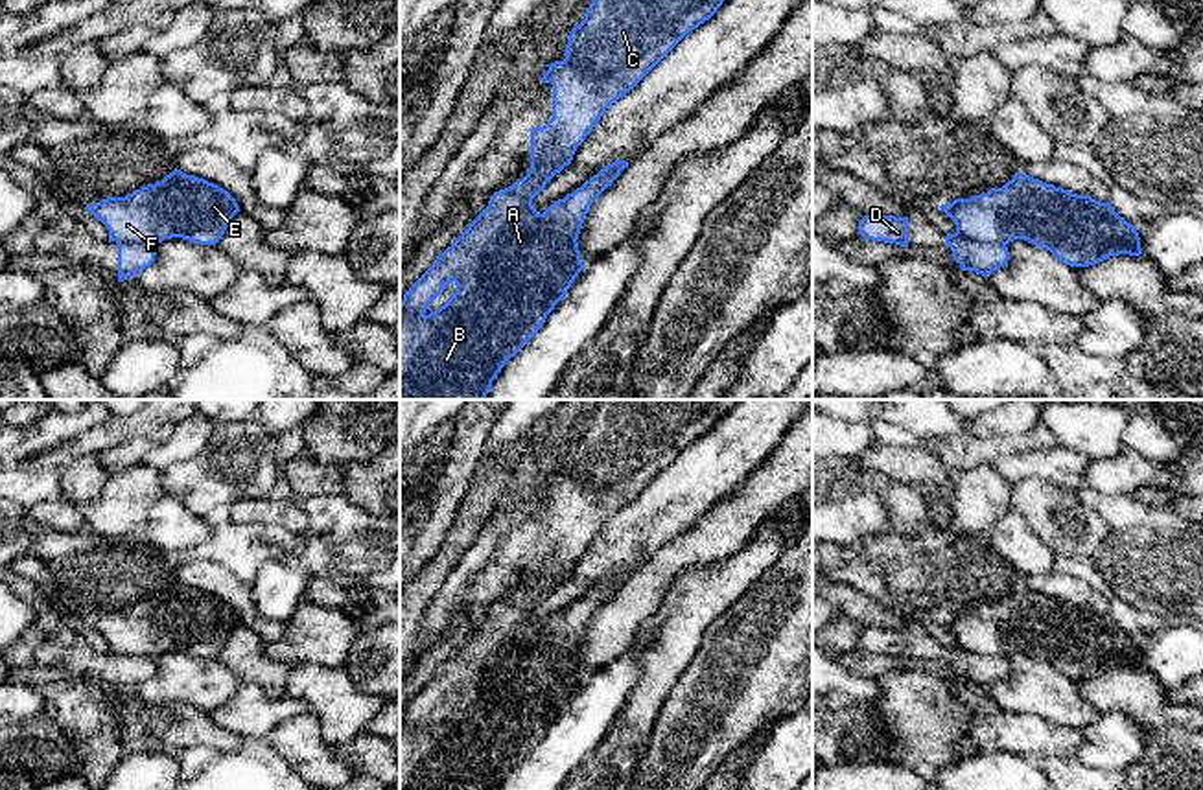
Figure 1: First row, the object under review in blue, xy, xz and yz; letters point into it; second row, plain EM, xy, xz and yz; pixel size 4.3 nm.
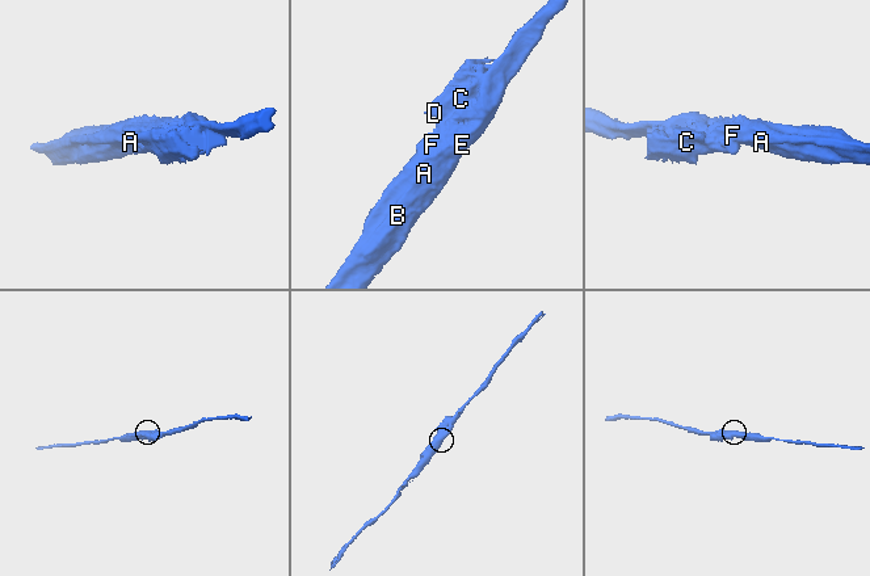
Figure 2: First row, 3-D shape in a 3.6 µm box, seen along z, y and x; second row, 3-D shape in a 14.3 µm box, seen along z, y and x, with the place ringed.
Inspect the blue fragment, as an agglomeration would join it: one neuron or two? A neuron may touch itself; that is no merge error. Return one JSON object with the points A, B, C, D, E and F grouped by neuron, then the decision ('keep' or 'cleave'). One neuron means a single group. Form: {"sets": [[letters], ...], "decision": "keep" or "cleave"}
{"sets": [["A", "B", "E", "F"], ["C", "D"]], "decision": "cleave"}

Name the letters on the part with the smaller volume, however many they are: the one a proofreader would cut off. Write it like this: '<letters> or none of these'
C, D

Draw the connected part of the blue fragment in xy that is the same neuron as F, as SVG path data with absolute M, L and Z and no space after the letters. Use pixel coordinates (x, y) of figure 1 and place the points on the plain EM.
M175 580L160 595L90 615L87 622L107 639L109 654L158 657L182 650L216 657L239 619L227 602Z

